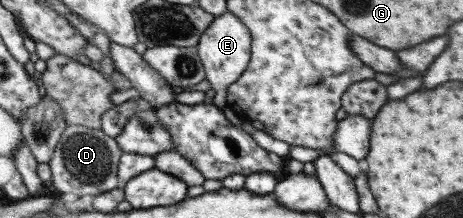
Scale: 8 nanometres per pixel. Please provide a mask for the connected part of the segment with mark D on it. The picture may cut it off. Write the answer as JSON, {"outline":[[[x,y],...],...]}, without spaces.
{"outline":[[[82,125],[66,126],[47,162],[50,181],[60,194],[73,193],[80,197],[109,191],[120,185],[116,169],[121,154],[114,138],[105,135],[100,129],[89,129]]]}

